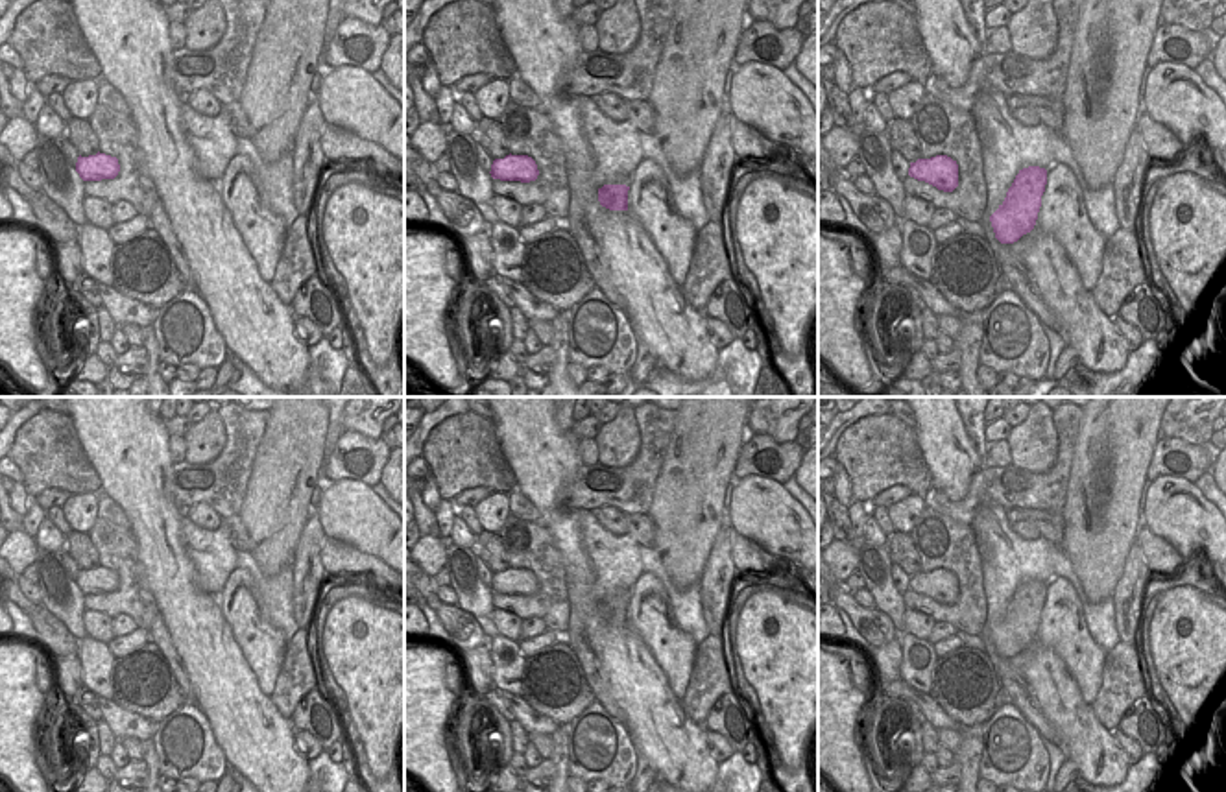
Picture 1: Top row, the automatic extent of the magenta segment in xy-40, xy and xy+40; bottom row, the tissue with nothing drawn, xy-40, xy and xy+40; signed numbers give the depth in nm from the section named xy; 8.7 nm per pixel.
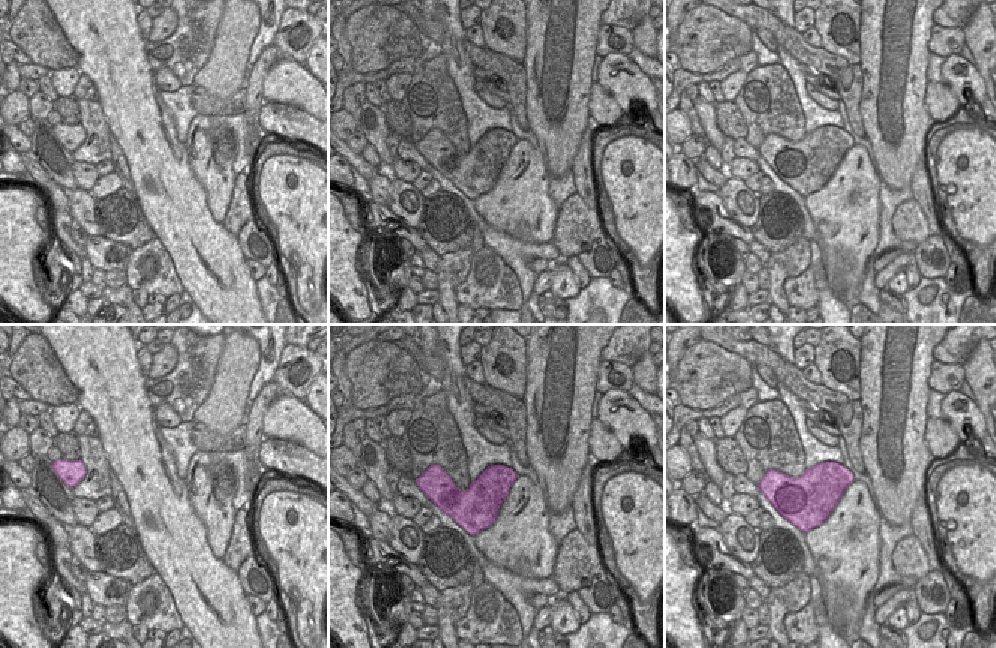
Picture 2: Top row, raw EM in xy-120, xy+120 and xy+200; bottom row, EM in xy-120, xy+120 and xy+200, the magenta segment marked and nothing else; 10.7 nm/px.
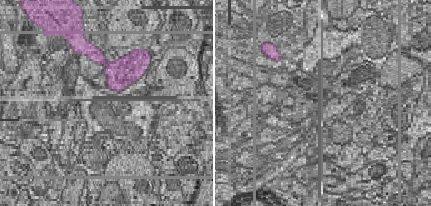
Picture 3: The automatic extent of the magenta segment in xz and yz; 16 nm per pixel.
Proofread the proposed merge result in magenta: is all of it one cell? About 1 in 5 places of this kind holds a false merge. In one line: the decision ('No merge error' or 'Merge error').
No merge error.

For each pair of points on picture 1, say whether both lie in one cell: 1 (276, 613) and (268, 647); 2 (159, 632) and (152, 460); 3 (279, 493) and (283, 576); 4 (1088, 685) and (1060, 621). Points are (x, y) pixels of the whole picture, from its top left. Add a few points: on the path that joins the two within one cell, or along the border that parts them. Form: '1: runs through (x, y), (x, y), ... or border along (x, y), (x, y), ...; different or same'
1: border along (255, 584), (263, 600), (263, 615), (287, 641); different
2: border along (159, 612), (176, 654); different
3: border along (250, 552), (266, 575), (276, 575), (292, 560); different
4: runs through (1086, 669), (1068, 637); same

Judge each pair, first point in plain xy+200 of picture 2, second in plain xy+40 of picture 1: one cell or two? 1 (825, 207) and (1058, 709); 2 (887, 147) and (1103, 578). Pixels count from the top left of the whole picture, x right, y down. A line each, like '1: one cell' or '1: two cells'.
1: two cells
2: one cell

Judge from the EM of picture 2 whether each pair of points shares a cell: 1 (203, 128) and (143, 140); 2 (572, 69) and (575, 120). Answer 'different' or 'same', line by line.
1: different
2: same

